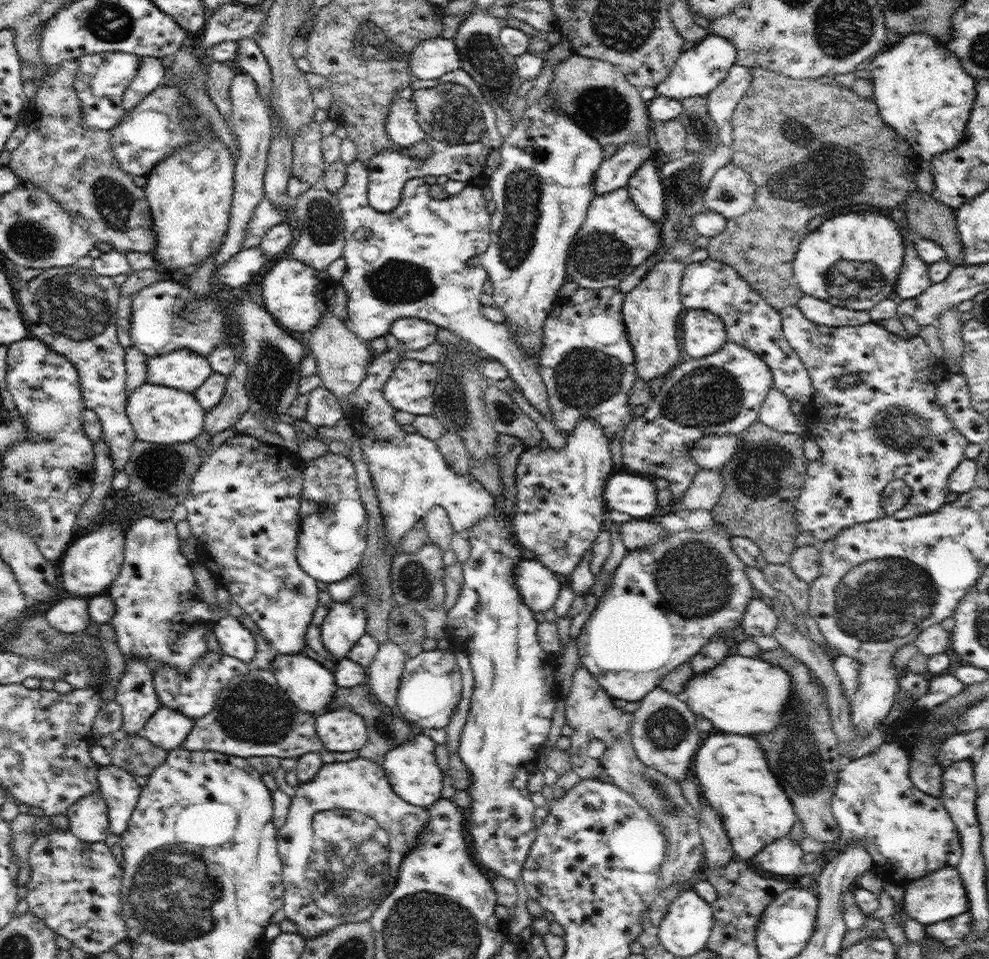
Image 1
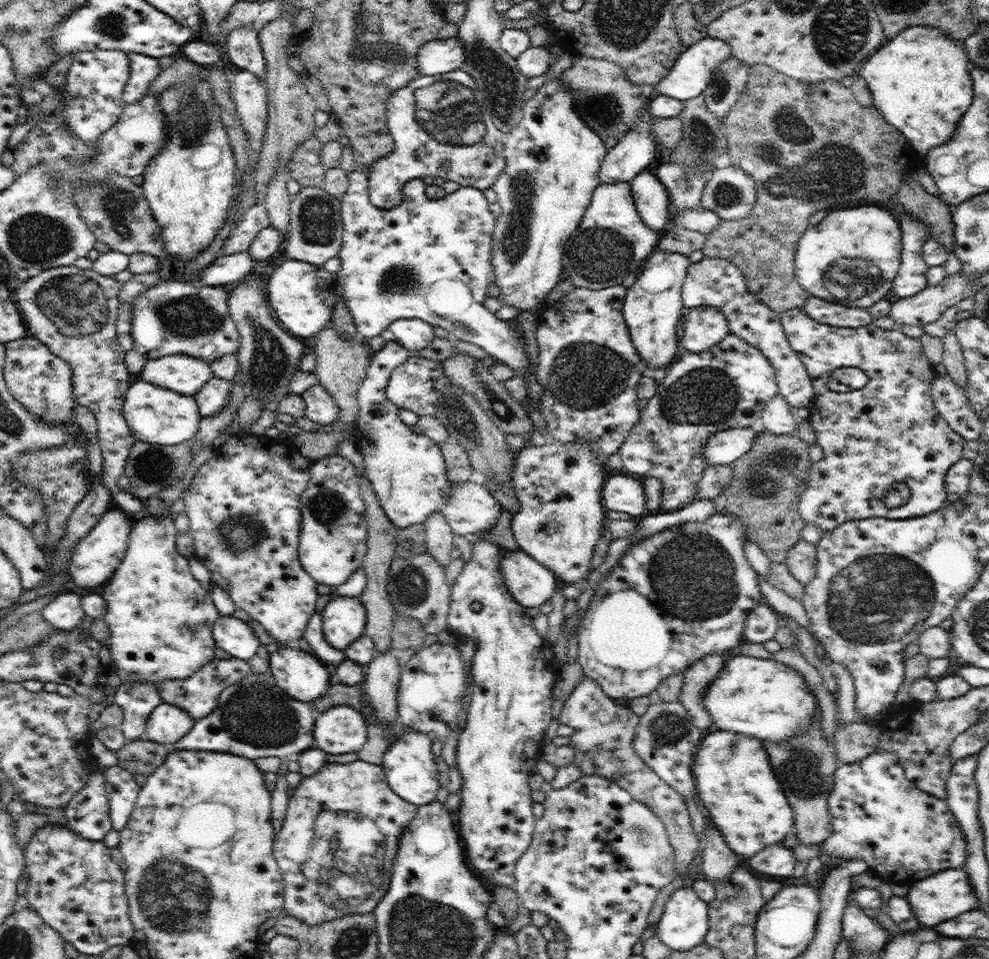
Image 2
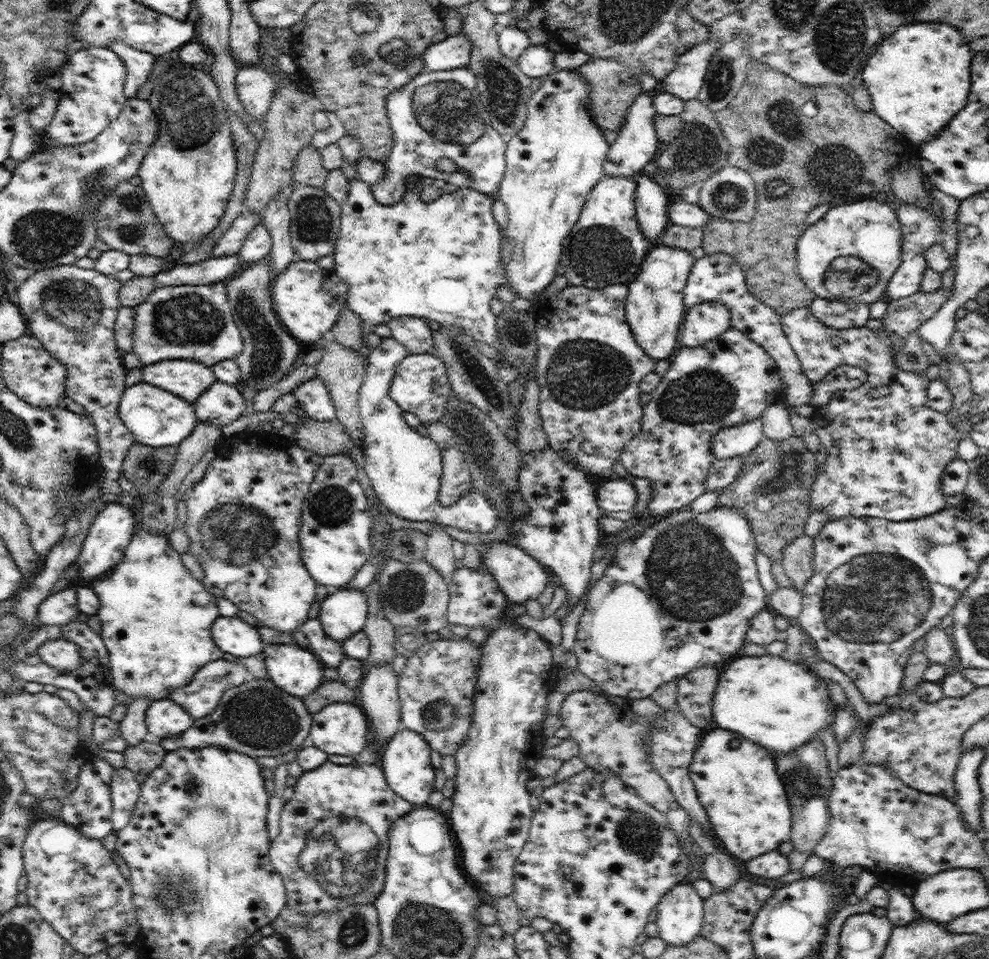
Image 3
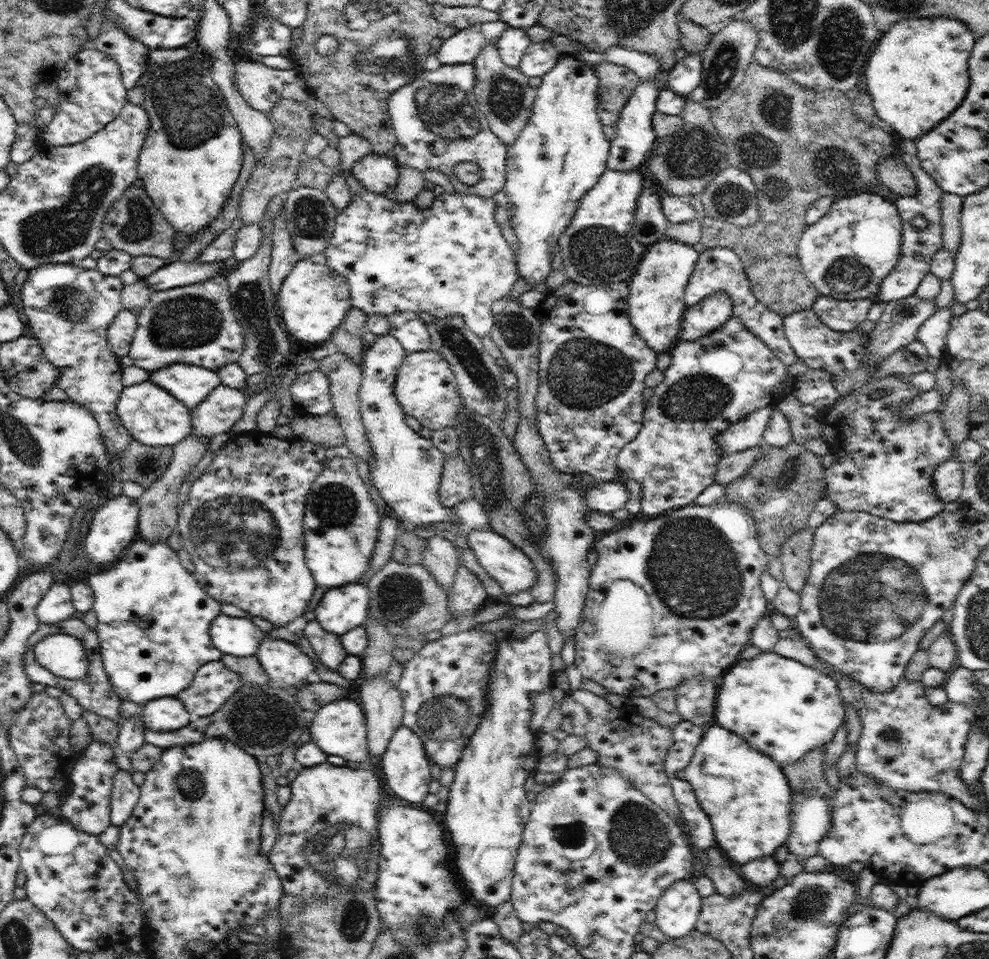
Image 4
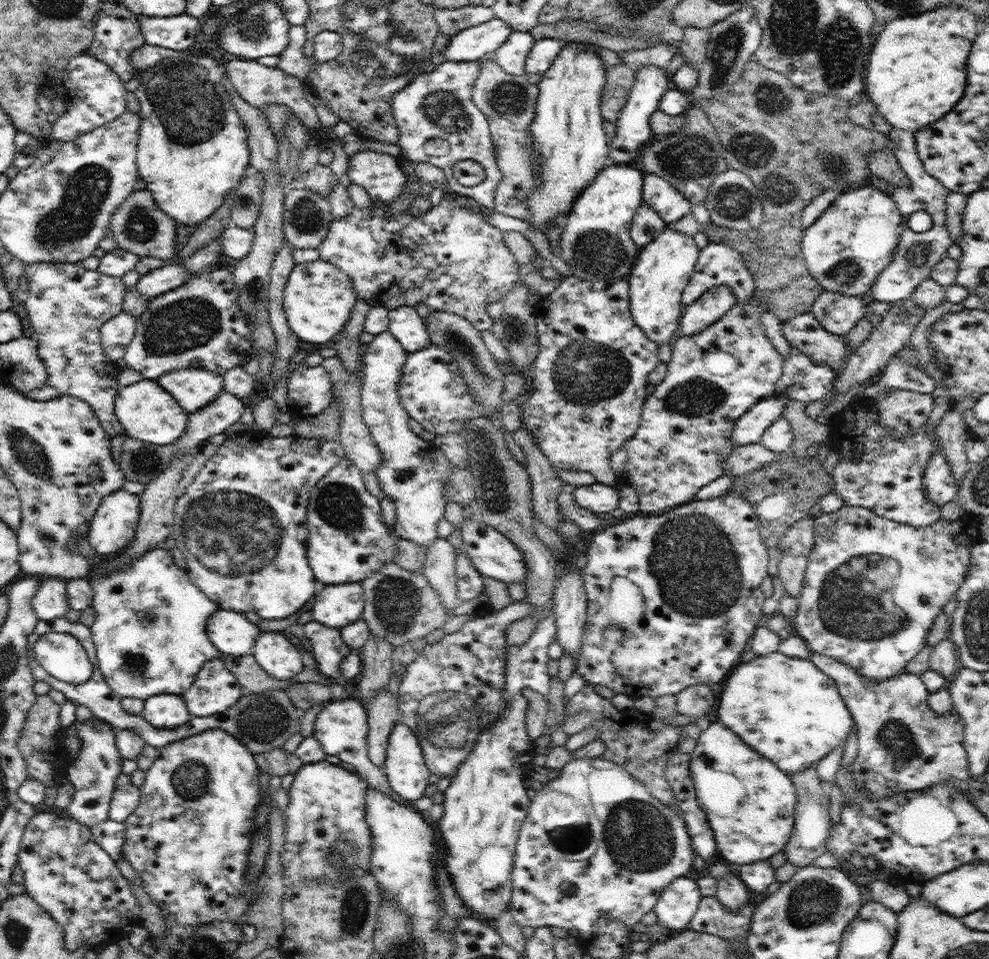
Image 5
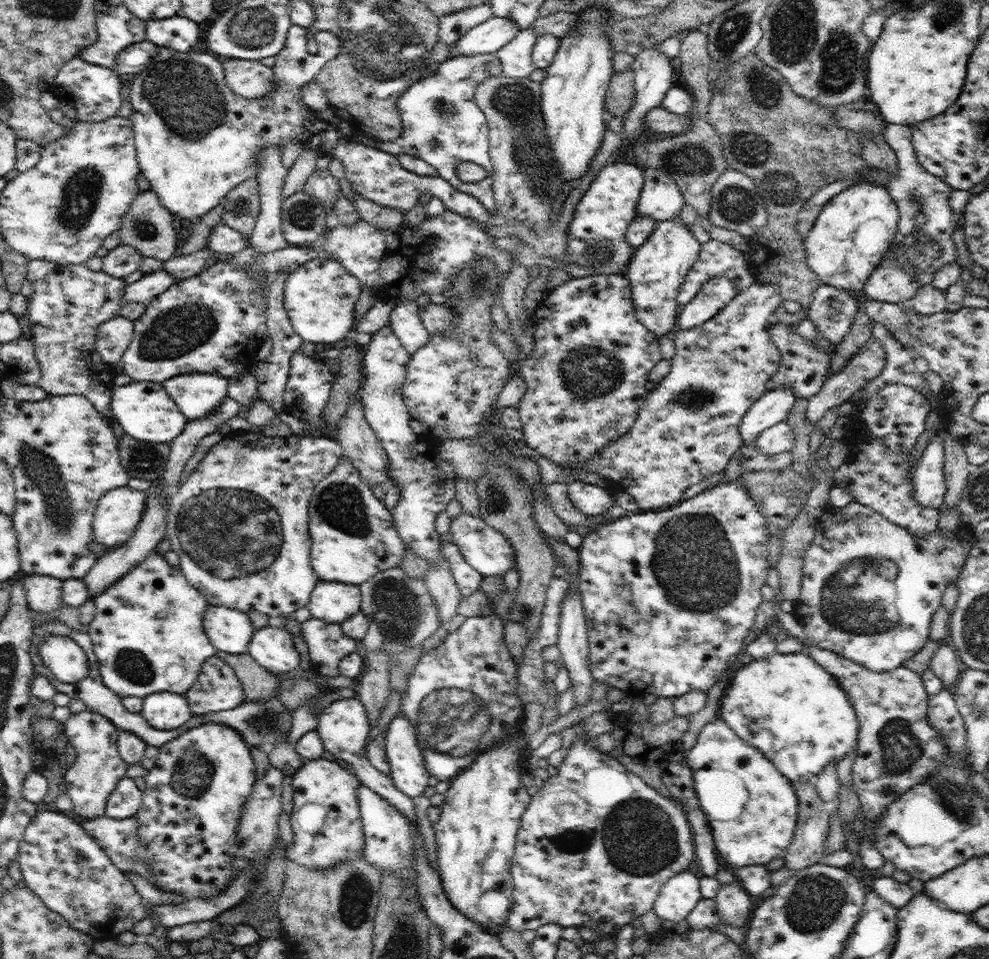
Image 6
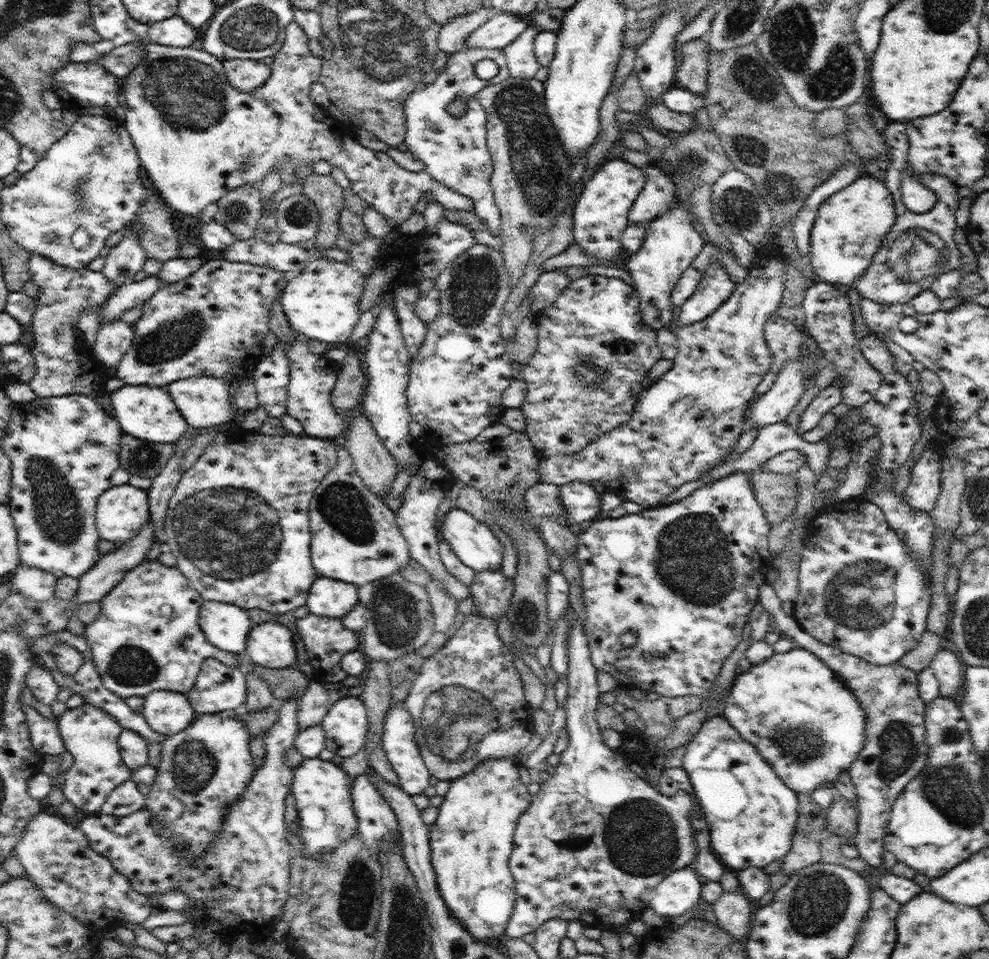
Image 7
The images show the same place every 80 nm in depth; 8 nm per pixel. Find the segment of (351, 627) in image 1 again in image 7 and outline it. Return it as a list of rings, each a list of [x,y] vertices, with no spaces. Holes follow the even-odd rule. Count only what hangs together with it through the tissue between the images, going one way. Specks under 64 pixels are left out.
[[[320,576],[308,591],[306,606],[312,614],[342,619],[359,603],[359,590],[355,585]]]

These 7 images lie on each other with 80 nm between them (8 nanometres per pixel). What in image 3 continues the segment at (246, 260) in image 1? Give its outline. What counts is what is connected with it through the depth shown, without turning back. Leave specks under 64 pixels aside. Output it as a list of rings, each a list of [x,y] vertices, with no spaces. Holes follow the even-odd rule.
[[[238,255],[222,258],[210,257],[198,264],[171,265],[156,274],[154,278],[159,287],[185,284],[200,285],[215,283],[219,280],[228,281],[241,270],[242,263]]]

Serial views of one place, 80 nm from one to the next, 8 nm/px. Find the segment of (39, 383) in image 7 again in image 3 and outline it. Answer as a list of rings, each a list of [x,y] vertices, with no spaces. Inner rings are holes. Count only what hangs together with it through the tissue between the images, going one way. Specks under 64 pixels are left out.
[[[74,264],[44,268],[20,282],[17,288],[19,310],[36,338],[48,354],[65,368],[65,393],[90,414],[100,445],[99,486],[101,494],[116,494],[120,502],[134,507],[130,496],[122,493],[118,479],[123,462],[135,439],[120,418],[118,407],[126,391],[127,370],[122,350],[114,340],[114,324],[119,308],[122,282],[114,275]]]

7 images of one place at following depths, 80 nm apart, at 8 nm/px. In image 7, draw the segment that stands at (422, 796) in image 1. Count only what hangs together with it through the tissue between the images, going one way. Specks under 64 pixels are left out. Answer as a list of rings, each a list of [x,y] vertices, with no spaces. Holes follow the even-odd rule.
[[[401,702],[387,710],[387,715],[383,724],[383,735],[381,745],[384,747],[387,759],[391,762],[393,769],[396,771],[398,783],[401,790],[411,797],[424,793],[429,786],[430,771],[427,769],[422,755],[419,751],[419,744],[415,737],[415,724],[413,716],[405,709]]]

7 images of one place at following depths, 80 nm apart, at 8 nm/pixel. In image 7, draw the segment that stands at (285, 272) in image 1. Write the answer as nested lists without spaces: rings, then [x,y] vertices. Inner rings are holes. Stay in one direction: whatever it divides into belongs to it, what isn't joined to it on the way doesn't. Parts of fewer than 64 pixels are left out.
[[[318,257],[286,283],[279,298],[282,312],[288,318],[291,328],[306,339],[347,345],[360,321],[360,297],[366,279],[359,270],[350,266],[350,263]]]

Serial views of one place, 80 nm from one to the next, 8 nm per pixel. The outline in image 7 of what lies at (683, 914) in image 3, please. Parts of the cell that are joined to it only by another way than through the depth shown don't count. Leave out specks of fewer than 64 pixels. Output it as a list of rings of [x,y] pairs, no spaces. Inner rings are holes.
[[[693,865],[668,874],[654,889],[649,908],[664,919],[678,917],[698,905],[701,886]]]

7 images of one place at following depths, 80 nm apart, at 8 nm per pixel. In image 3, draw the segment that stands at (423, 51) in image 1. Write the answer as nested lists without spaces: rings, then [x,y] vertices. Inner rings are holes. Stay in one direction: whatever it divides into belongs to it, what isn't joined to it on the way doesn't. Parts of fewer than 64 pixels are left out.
[[[460,31],[437,43],[431,43],[423,56],[425,67],[430,70],[448,70],[467,66],[472,41]]]

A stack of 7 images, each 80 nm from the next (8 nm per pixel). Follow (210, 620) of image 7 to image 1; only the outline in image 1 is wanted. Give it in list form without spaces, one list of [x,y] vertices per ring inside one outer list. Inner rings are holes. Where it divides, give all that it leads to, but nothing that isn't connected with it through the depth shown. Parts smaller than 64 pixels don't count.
[[[226,613],[223,617],[217,618],[212,631],[224,653],[252,665],[256,652],[255,636],[252,636],[240,620]]]

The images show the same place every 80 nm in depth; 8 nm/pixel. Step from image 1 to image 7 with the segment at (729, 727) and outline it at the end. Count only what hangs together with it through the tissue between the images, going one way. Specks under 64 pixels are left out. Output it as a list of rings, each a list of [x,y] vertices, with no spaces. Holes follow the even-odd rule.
[[[802,647],[792,648],[788,652],[774,653],[766,662],[752,665],[748,671],[738,671],[729,688],[729,694],[724,702],[724,717],[740,733],[740,736],[757,748],[757,751],[765,758],[766,762],[782,778],[786,786],[796,790],[796,794],[812,794],[818,787],[833,787],[836,779],[842,771],[848,771],[852,763],[856,760],[857,754],[863,749],[865,741],[865,722],[863,710],[858,704],[854,693],[845,685],[839,676],[815,654]]]

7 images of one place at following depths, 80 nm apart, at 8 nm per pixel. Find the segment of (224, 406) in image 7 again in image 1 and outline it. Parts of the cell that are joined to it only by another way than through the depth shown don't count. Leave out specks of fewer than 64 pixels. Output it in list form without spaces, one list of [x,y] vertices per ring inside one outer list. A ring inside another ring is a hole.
[[[192,350],[150,357],[146,368],[146,383],[188,392],[203,386],[213,374],[208,359]]]

